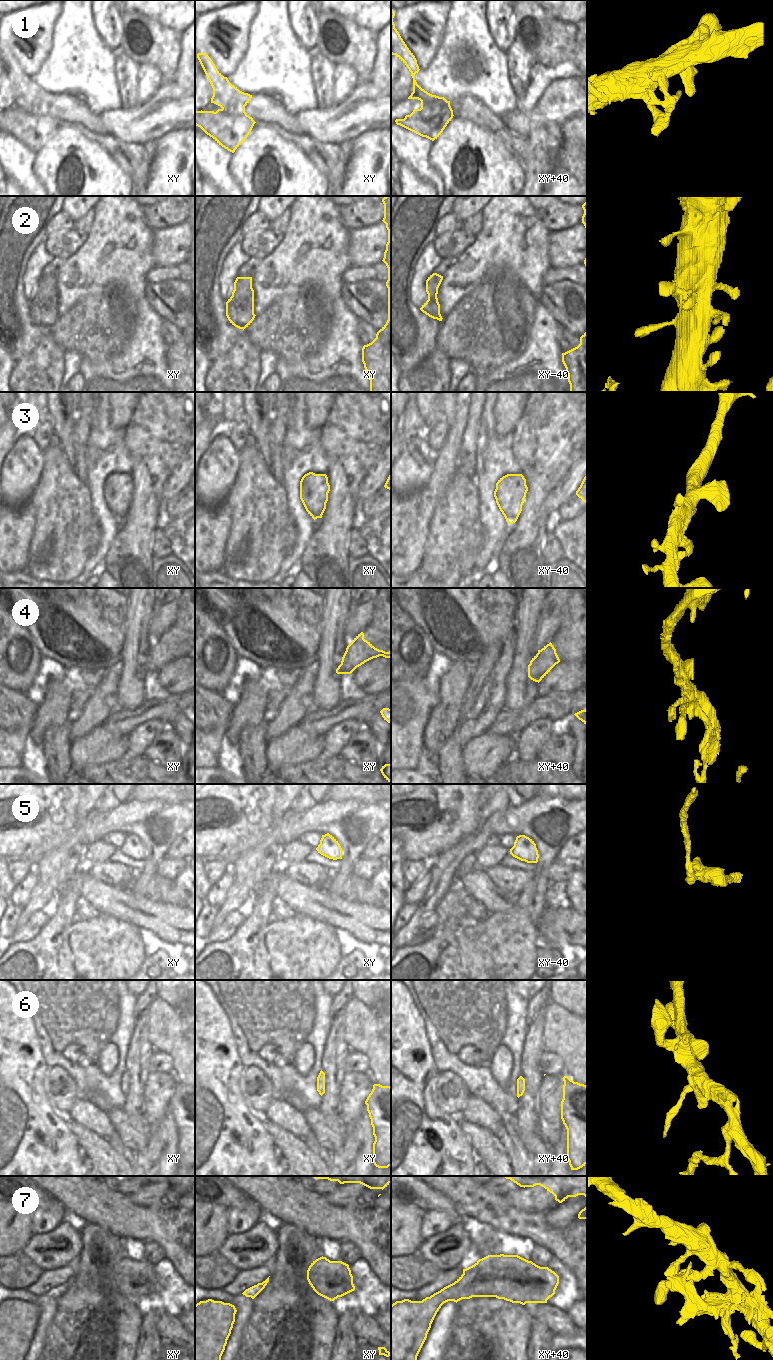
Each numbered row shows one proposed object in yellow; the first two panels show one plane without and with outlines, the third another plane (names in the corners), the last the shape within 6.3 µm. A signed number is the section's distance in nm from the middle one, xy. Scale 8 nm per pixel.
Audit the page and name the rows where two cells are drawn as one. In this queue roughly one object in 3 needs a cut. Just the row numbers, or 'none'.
1, 4, 7

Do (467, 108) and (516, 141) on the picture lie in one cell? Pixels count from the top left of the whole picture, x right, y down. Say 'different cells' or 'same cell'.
same cell

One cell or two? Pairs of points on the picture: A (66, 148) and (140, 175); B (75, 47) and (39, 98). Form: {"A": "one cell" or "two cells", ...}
{"A": "two cells", "B": "two cells"}

